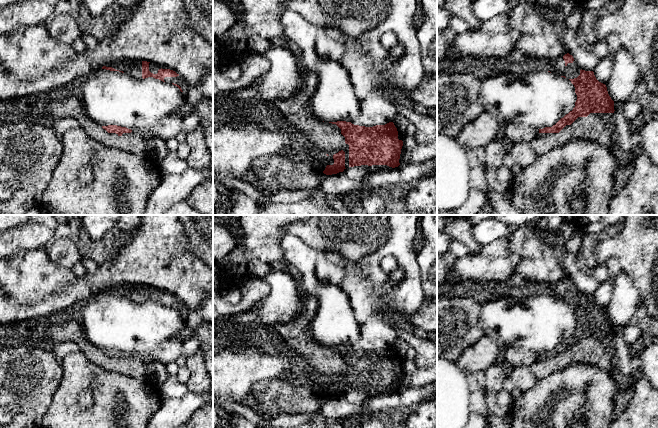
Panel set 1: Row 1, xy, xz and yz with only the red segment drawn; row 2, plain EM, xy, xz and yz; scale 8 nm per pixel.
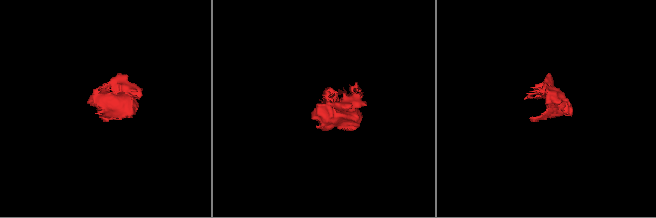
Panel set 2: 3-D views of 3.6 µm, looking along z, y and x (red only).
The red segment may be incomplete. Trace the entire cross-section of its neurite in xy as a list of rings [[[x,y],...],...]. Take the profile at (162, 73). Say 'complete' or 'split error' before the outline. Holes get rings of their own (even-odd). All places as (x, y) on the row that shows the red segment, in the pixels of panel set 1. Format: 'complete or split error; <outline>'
split error; [[[116,60],[102,69],[126,73],[136,79],[153,77],[177,86],[181,92],[186,91],[189,84],[175,71],[155,63],[140,60]]]

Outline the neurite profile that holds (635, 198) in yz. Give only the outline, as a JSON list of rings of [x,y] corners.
[[[639,148],[633,164],[633,173],[627,185],[614,194],[608,215],[642,215],[651,212],[653,196],[658,193],[658,167]]]

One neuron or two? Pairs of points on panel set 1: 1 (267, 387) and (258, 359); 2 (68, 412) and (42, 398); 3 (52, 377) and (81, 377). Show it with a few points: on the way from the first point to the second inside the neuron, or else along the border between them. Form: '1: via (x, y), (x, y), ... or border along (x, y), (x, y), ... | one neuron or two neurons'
1: border along (277, 376), (258, 380), (246, 394) | two neurons
2: border along (60, 381), (52, 401), (42, 417) | two neurons
3: border along (62, 366), (62, 380), (52, 399) | two neurons

